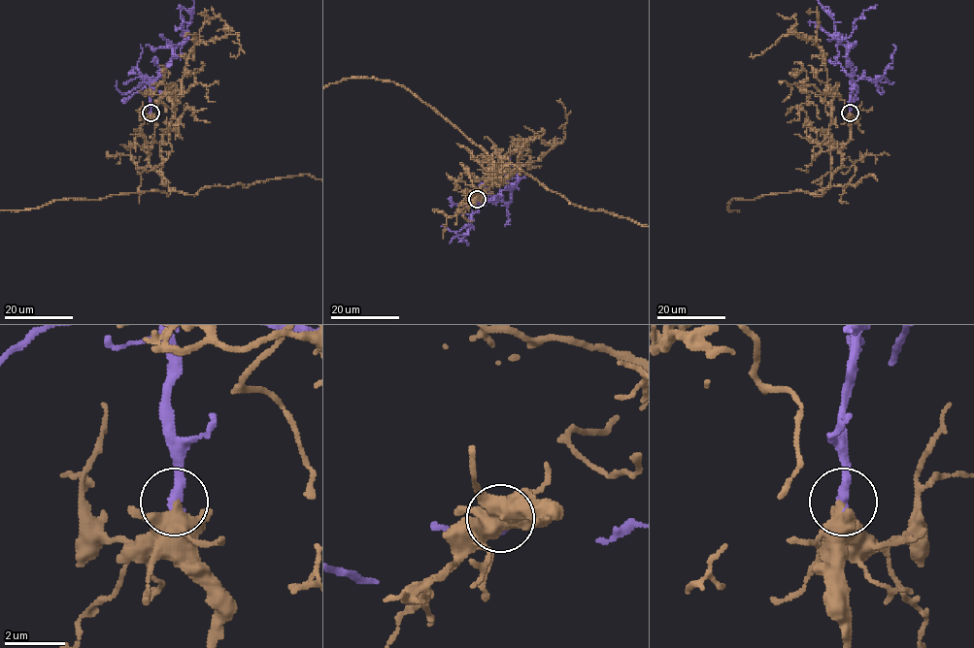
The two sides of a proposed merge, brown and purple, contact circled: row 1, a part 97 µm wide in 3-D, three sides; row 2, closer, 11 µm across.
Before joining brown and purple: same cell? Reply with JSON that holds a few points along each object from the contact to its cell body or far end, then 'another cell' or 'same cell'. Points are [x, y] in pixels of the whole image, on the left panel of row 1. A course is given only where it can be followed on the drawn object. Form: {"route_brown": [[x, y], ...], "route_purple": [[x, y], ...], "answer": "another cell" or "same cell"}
{"route_brown": [[151, 113], [154, 139], [148, 163], [168, 196], [147, 190], [53, 200], [36, 208]], "route_purple": [[151, 113], [151, 84], [172, 58], [173, 46], [180, 44], [184, 35], [179, 5]], "answer": "same cell"}

